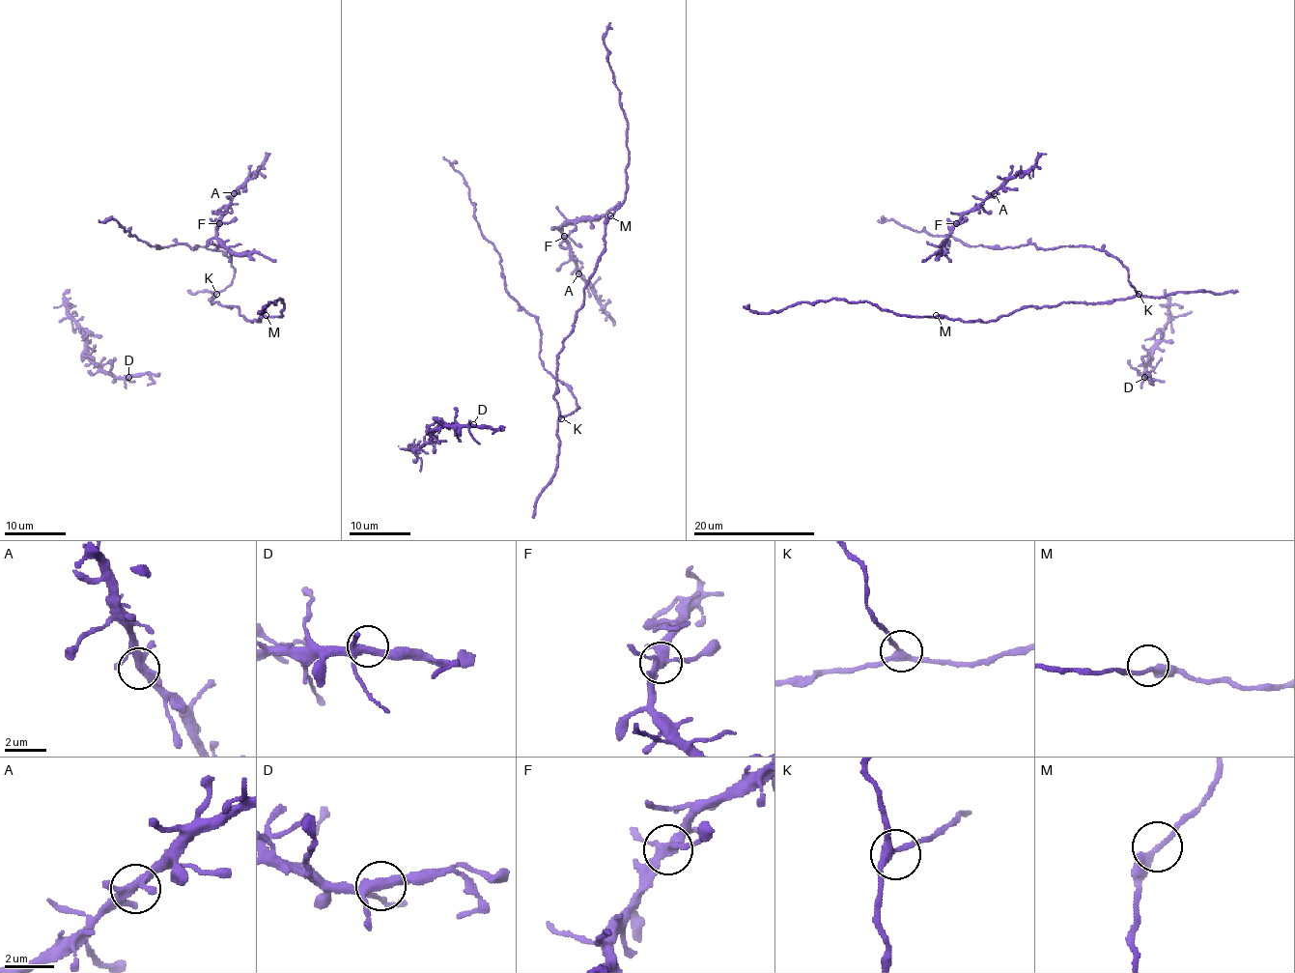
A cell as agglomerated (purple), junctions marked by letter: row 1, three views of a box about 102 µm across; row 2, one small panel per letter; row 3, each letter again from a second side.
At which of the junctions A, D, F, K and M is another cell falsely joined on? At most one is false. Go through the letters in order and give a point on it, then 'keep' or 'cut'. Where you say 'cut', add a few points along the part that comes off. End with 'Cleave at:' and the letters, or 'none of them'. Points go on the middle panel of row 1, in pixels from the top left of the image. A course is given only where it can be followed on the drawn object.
A: place (578, 273); keep
D: place (473, 424); keep
F: place (564, 236); keep
K: place (561, 418); keep
M: place (610, 215); keep
Cleave at: none of them

